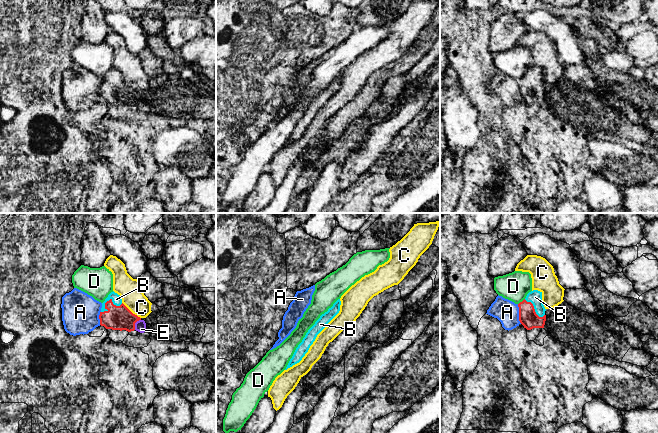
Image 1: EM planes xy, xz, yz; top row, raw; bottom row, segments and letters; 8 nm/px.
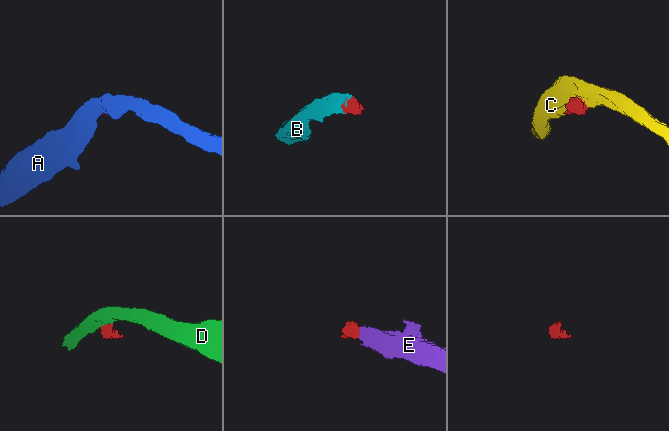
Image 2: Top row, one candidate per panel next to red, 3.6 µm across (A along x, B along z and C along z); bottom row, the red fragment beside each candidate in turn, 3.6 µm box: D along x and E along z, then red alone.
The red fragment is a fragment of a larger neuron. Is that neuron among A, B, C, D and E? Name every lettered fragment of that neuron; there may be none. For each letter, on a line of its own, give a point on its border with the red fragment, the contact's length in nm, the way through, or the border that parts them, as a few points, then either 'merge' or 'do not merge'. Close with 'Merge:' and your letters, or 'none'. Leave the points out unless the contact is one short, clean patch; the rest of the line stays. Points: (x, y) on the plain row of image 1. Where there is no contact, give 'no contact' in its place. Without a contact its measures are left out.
A: yz (519, 90) | 160 nm | along yz (517, 80), (518, 96), (521, 99) | do not merge
B: xy (110, 75) | 190 nm | across xy (120, 93), (113, 86), (110, 75), (116, 75) | merge
C: xy (130, 87) | 200 nm | along xy (122, 78), (140, 94) | do not merge
D: yz (522, 77) | 80 nm | along yz (524, 74), (518, 80) | do not merge
E: xy (134, 100) | 100 nm | across xy (120, 93), (134, 100), (140, 102) | merge
Merge: B, E

